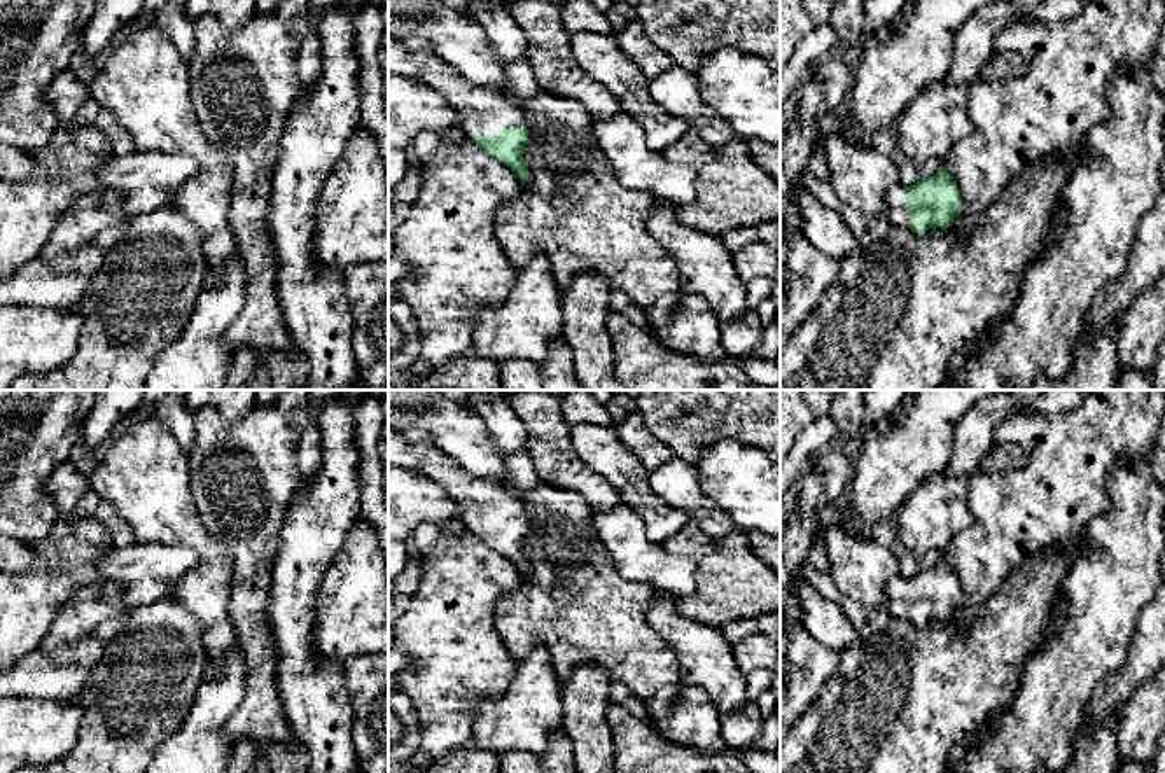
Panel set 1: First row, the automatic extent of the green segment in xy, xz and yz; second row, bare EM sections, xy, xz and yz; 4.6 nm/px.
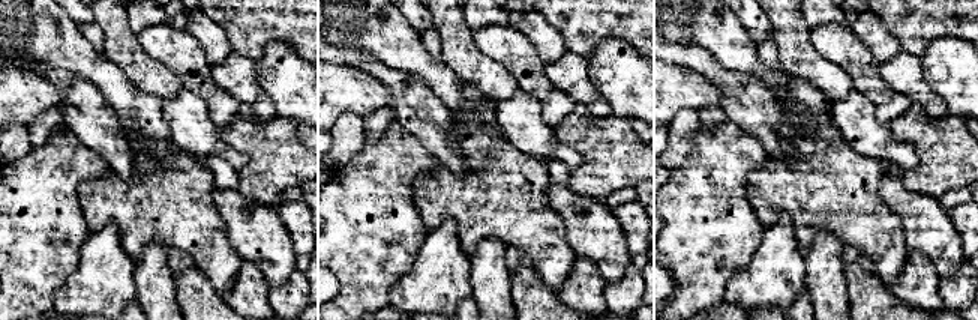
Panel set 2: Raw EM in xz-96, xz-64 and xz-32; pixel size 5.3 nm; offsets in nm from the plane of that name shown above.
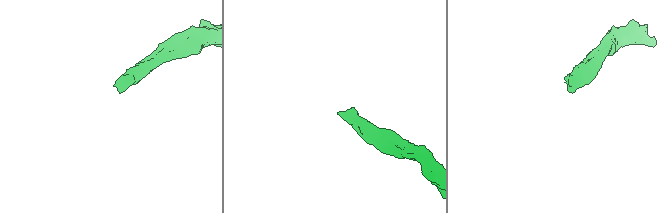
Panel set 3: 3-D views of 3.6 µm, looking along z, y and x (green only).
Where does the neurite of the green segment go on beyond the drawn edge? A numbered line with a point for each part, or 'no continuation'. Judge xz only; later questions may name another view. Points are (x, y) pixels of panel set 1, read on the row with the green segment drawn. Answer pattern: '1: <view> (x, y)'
1: xz (485, 112)

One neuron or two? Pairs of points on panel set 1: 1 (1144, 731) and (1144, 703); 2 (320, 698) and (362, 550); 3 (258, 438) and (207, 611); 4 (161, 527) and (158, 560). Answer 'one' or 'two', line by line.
1: one
2: two
3: two
4: two

